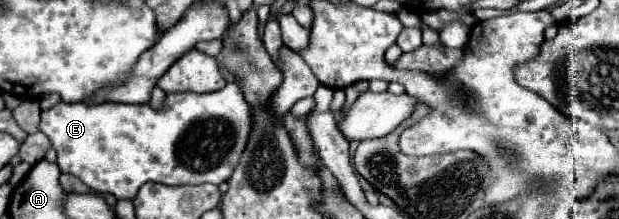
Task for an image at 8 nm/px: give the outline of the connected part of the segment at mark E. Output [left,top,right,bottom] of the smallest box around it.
[39,83,251,199]

